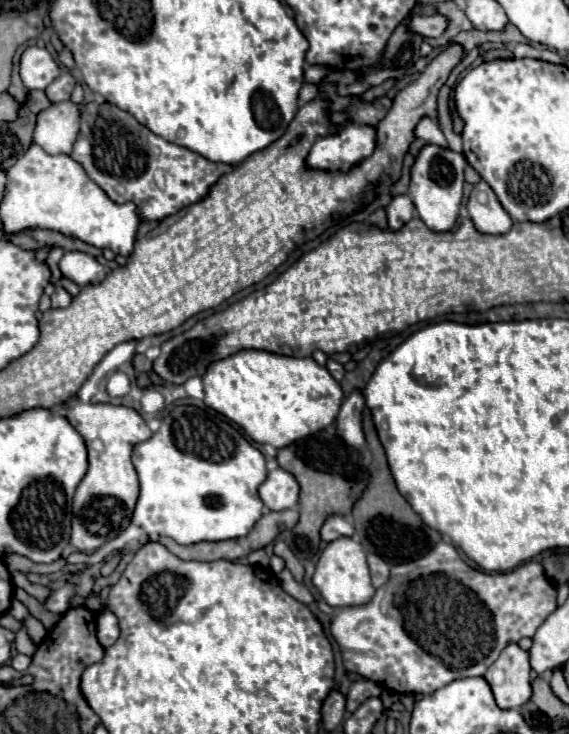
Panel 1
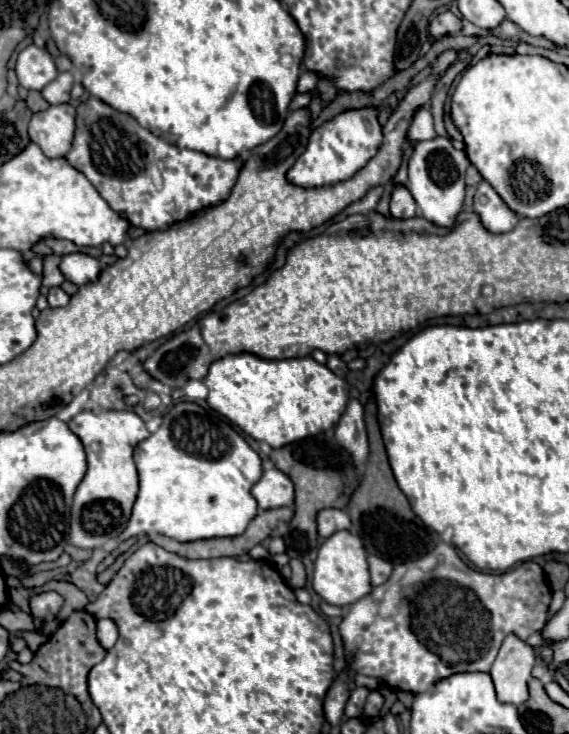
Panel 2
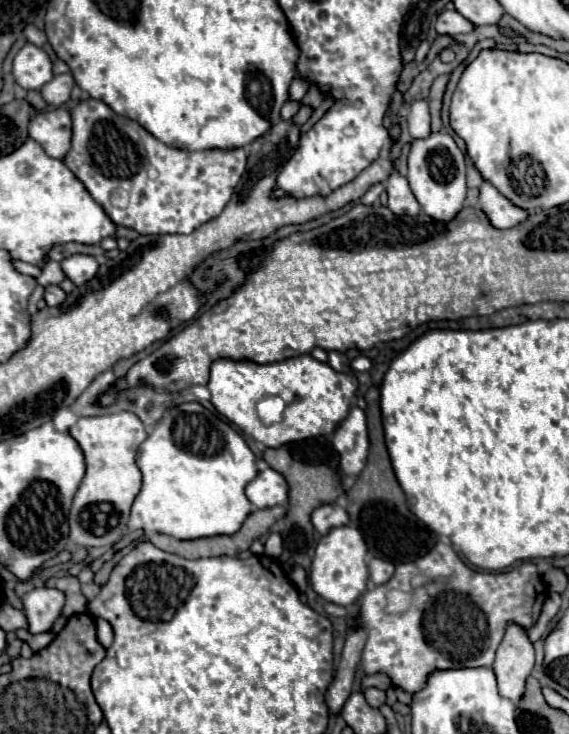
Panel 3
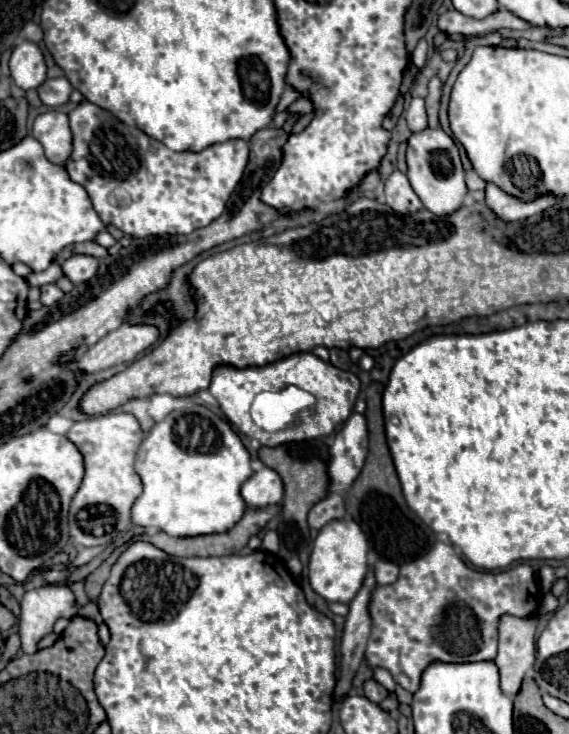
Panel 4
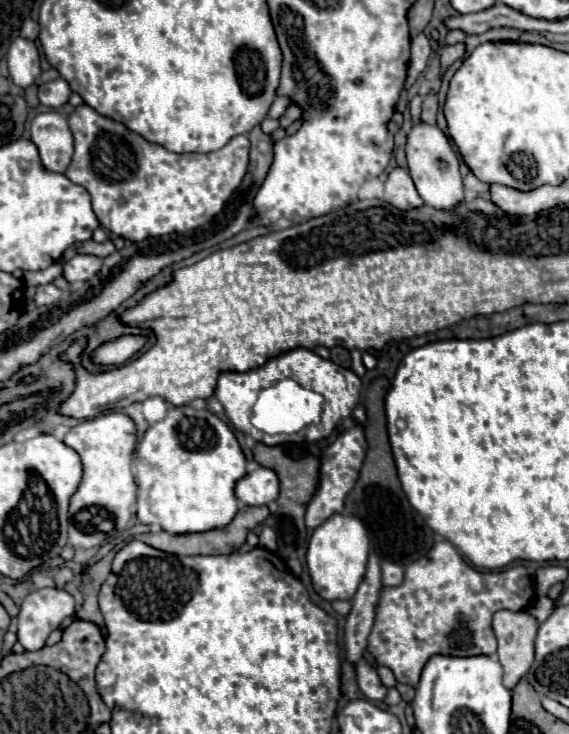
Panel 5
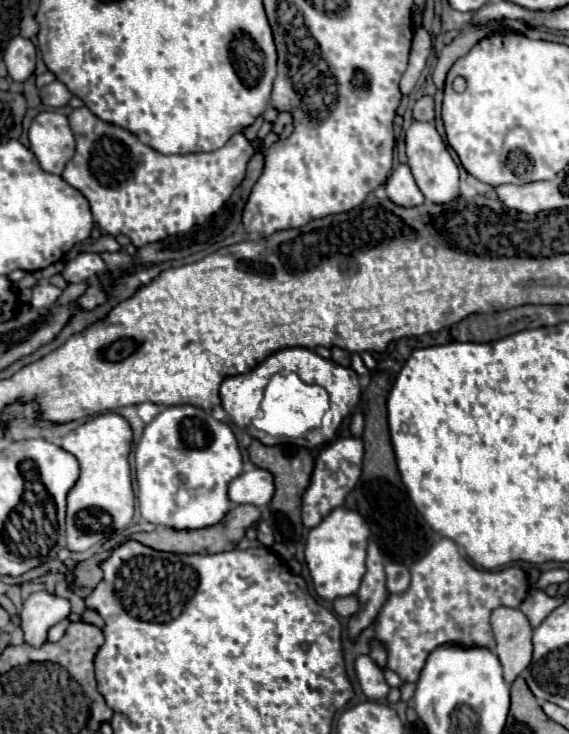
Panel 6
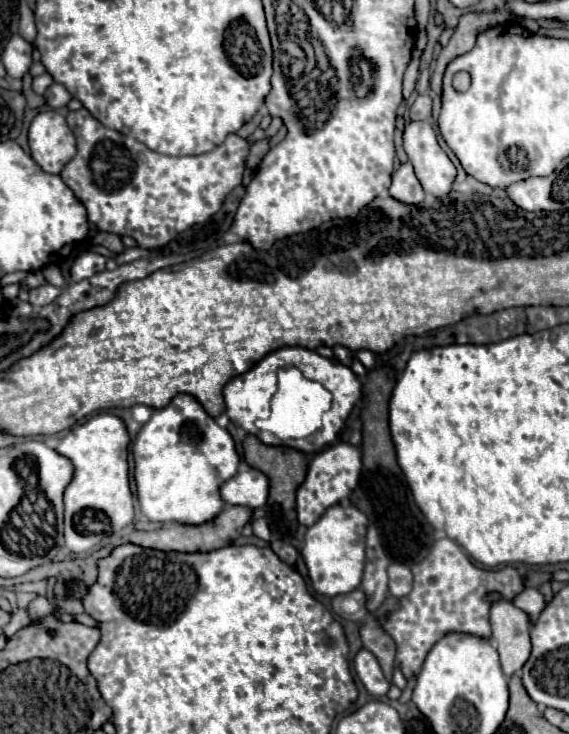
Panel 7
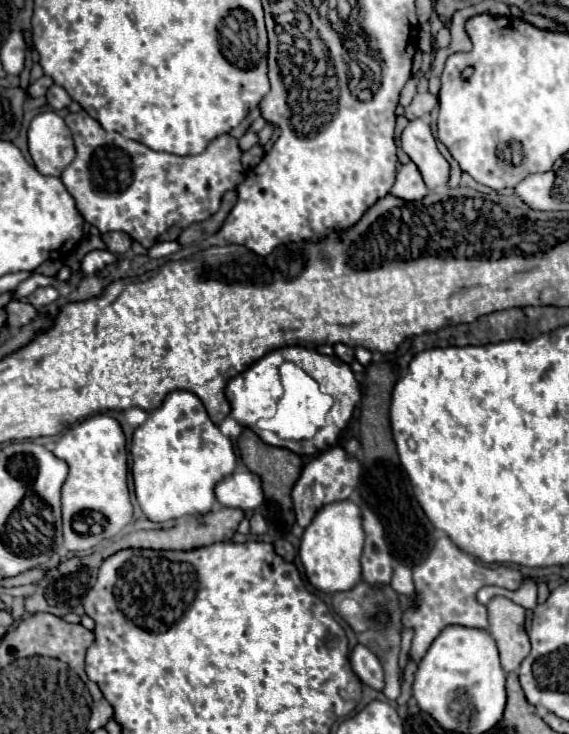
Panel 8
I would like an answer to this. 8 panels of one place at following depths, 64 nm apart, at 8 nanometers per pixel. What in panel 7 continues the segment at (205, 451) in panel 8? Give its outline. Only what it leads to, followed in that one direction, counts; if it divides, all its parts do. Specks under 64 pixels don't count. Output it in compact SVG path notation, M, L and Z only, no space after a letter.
M178 394L166 408L152 414L150 422L142 426L132 446L136 470L136 492L142 514L152 522L180 522L180 524L204 524L214 520L226 506L220 496L220 486L238 472L240 456L236 452L234 440L226 428L220 428L204 408L186 394Z

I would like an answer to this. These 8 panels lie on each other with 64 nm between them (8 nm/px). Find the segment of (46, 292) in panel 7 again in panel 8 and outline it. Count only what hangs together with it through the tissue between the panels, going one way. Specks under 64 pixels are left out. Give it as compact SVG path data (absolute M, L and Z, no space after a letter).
M46 286L46 288L38 288L34 290L30 296L28 296L28 302L34 306L34 308L42 308L46 304L52 304L56 298L58 298L58 290L54 286Z

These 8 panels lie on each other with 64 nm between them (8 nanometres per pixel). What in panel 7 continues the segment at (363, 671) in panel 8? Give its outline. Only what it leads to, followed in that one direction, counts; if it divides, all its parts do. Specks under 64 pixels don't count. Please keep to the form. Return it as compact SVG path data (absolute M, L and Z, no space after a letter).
M360 650L356 654L354 668L356 668L356 674L362 680L362 684L364 684L364 688L366 688L368 694L378 696L378 698L386 696L386 692L390 688L390 682L384 678L378 660L368 650Z

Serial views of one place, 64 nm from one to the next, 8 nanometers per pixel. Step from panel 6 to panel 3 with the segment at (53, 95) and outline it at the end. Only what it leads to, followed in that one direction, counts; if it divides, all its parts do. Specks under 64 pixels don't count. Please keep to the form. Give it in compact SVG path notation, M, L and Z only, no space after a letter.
M60 74L60 76L54 76L54 80L50 80L48 84L44 84L40 92L42 92L42 98L46 100L46 104L58 108L70 100L72 86L74 86L72 74Z

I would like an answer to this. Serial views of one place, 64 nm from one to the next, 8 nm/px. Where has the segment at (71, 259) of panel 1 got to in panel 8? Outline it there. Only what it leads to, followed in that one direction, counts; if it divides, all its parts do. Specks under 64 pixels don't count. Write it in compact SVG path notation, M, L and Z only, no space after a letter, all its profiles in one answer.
M94 250L94 252L88 252L82 262L80 262L80 272L84 276L94 276L102 270L106 270L108 266L112 266L116 262L116 256L108 250Z

